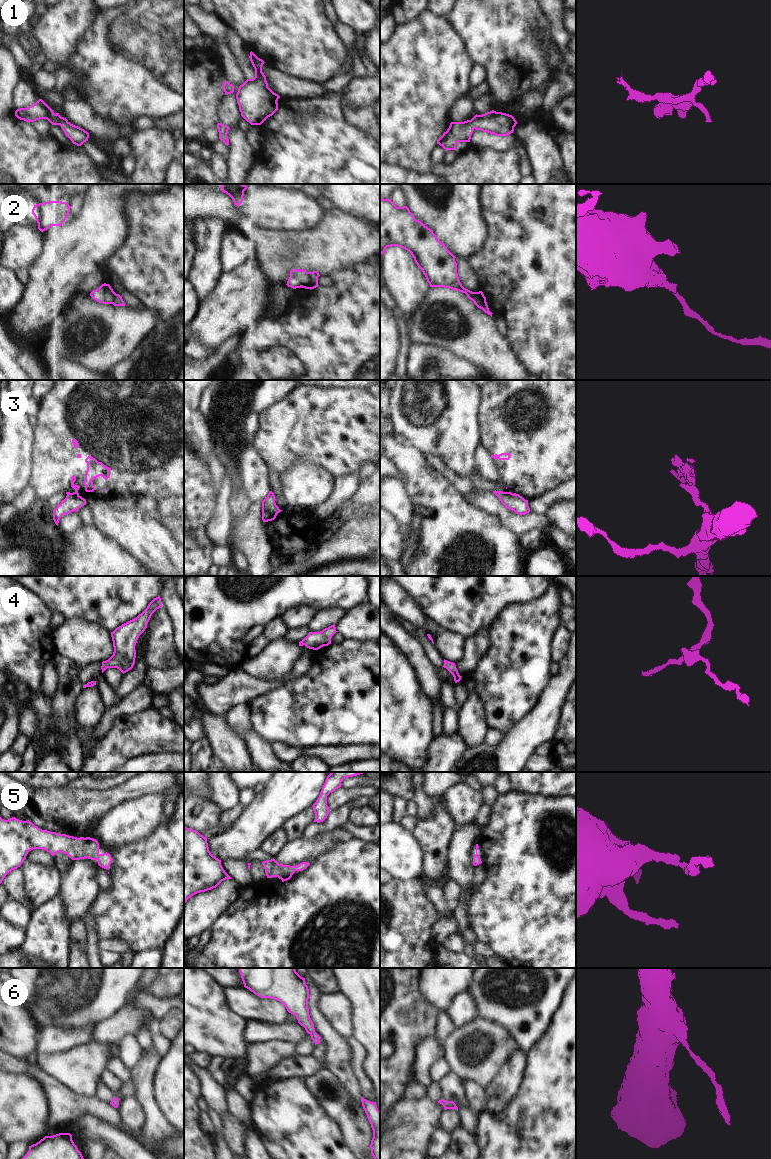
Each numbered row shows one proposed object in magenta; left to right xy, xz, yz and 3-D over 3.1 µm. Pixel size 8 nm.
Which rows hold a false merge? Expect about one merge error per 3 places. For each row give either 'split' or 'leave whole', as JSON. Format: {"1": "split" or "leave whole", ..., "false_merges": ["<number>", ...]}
{"1": "leave whole", "2": "split", "3": "split", "4": "leave whole", "5": "leave whole", "6": "leave whole", "false_merges": ["2", "3"]}

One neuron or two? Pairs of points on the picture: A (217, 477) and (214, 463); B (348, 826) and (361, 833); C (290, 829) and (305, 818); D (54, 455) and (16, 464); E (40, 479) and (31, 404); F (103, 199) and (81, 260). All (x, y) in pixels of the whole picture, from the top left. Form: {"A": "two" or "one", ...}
{"A": "one", "B": "one", "C": "one", "D": "two", "E": "two", "F": "one"}

